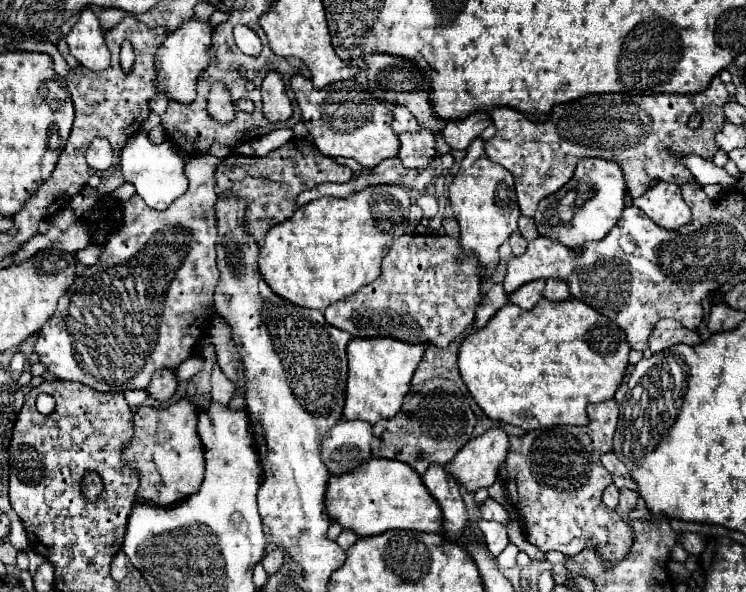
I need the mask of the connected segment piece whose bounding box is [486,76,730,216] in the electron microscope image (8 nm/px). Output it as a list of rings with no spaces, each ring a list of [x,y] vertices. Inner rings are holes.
[[[716,76],[710,86],[700,92],[700,94],[590,94],[584,98],[578,98],[576,102],[564,102],[556,104],[548,116],[546,122],[532,122],[524,114],[516,112],[514,108],[492,108],[492,120],[498,128],[496,136],[486,142],[486,154],[492,162],[502,164],[508,168],[514,176],[516,182],[516,196],[518,196],[518,206],[522,210],[522,216],[534,216],[536,206],[542,198],[554,194],[560,190],[574,174],[574,168],[580,158],[586,156],[596,156],[596,158],[610,158],[616,160],[624,174],[626,174],[626,186],[632,198],[642,196],[648,186],[654,182],[672,182],[682,186],[686,180],[692,180],[684,168],[676,166],[672,160],[672,152],[692,152],[702,158],[712,158],[714,152],[718,150],[714,142],[714,134],[724,126],[726,118],[722,114],[724,104],[730,100],[724,82]],[[700,114],[702,124],[698,128],[690,128],[690,116]]]

